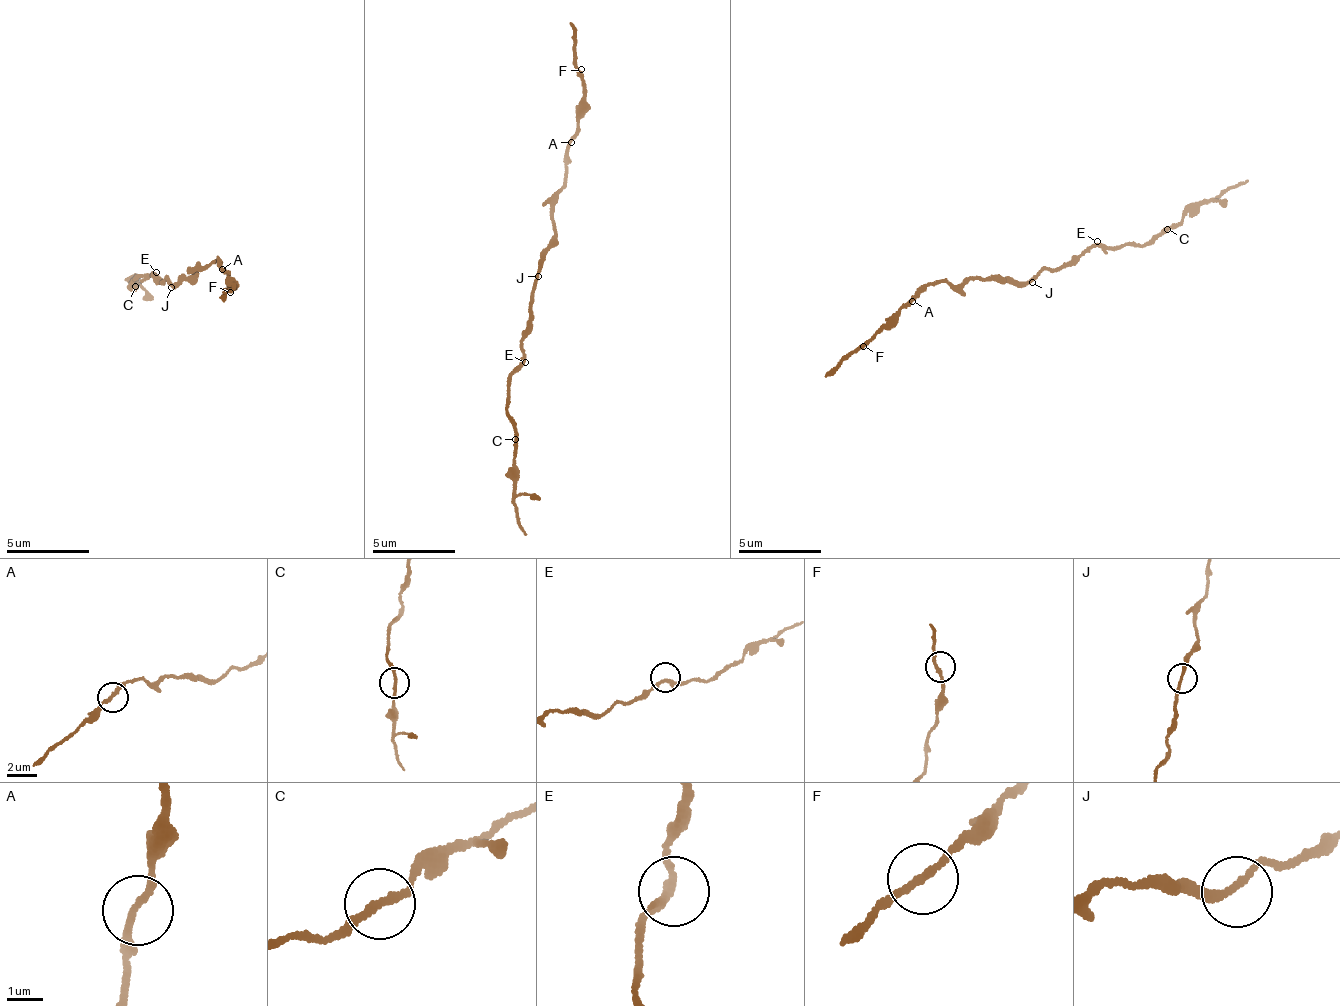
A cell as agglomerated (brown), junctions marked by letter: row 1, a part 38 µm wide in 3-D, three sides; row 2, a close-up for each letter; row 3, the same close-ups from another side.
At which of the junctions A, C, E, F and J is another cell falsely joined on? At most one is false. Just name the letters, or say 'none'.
none

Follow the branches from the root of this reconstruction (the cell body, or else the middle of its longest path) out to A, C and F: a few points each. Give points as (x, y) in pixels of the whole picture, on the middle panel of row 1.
A: (537, 275), (543, 250), (554, 236), (556, 191), (566, 179), (571, 142)
C: (537, 275), (535, 295), (530, 300), (522, 367), (512, 377), (511, 397), (506, 402), (514, 440)
F: (537, 275), (543, 250), (554, 236), (556, 191), (566, 179), (571, 142), (581, 116), (586, 87), (581, 69)

